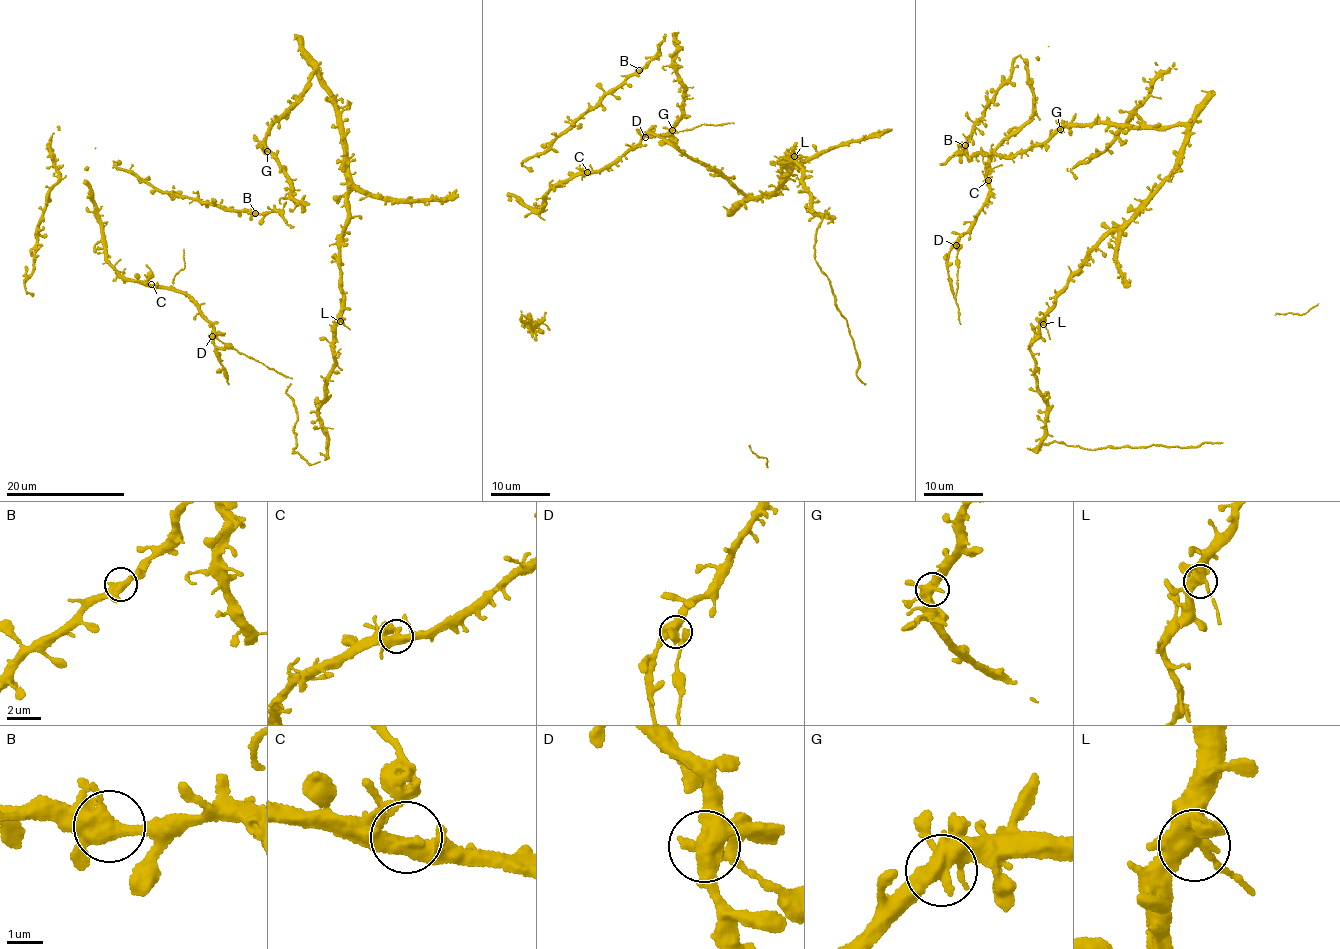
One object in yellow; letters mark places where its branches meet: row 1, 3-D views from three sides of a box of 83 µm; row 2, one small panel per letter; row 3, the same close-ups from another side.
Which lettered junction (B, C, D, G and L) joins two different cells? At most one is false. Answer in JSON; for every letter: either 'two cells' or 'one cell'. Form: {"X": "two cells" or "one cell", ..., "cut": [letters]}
{"B": "one cell", "C": "one cell", "D": "two cells", "G": "one cell", "L": "one cell", "cut": ["D"]}

